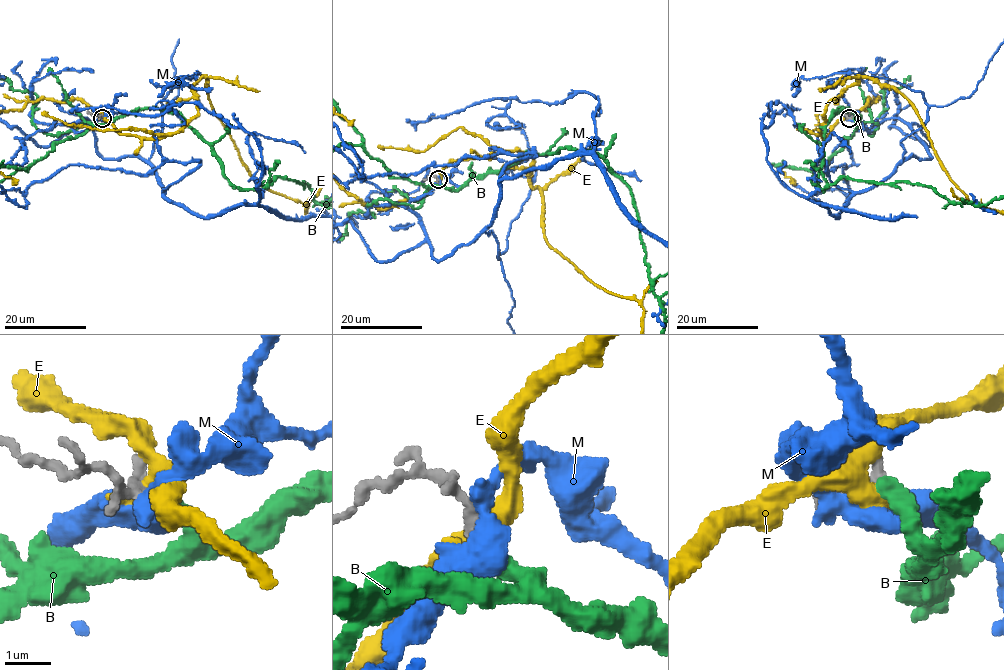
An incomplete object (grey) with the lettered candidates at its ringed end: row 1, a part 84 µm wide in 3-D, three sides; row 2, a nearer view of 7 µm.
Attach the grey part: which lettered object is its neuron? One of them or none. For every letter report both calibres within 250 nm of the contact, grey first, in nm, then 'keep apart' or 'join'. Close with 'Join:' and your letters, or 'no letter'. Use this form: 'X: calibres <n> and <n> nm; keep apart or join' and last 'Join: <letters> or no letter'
B: calibres 280 and 400 nm; keep apart
E: calibres 280 and 550 nm; keep apart
M: calibres 340 and 400 nm; keep apart
Join: no letter

